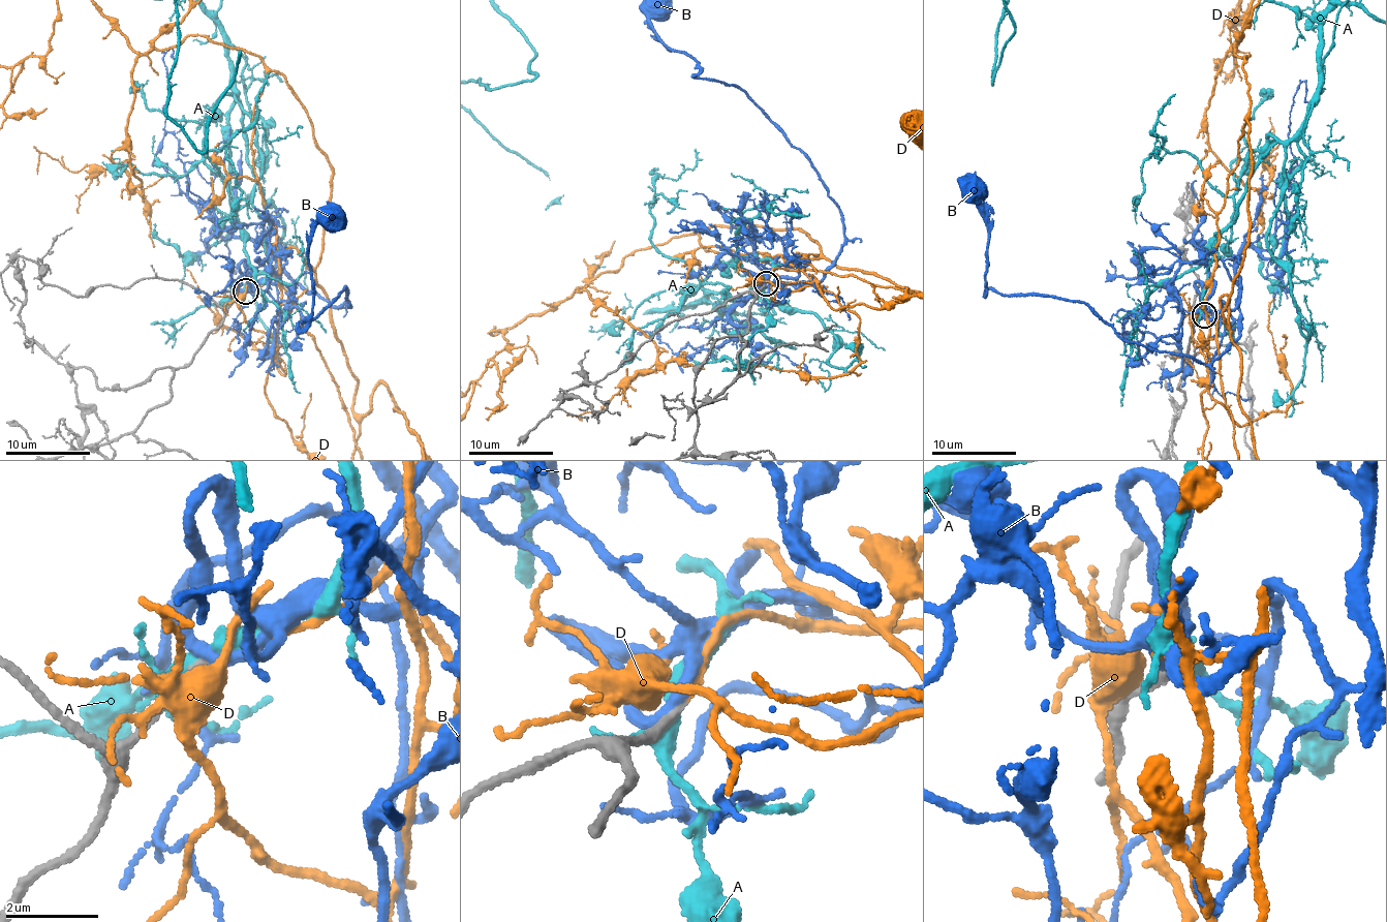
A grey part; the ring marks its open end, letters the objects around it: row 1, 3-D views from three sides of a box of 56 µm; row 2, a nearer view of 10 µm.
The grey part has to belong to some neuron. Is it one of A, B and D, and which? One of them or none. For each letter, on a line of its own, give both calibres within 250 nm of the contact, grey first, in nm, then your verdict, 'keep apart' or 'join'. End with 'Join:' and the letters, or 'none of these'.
A: 240/280 nm | keep apart
B: 200/260 nm | keep apart
D: 180/90 nm | join
Join: D

